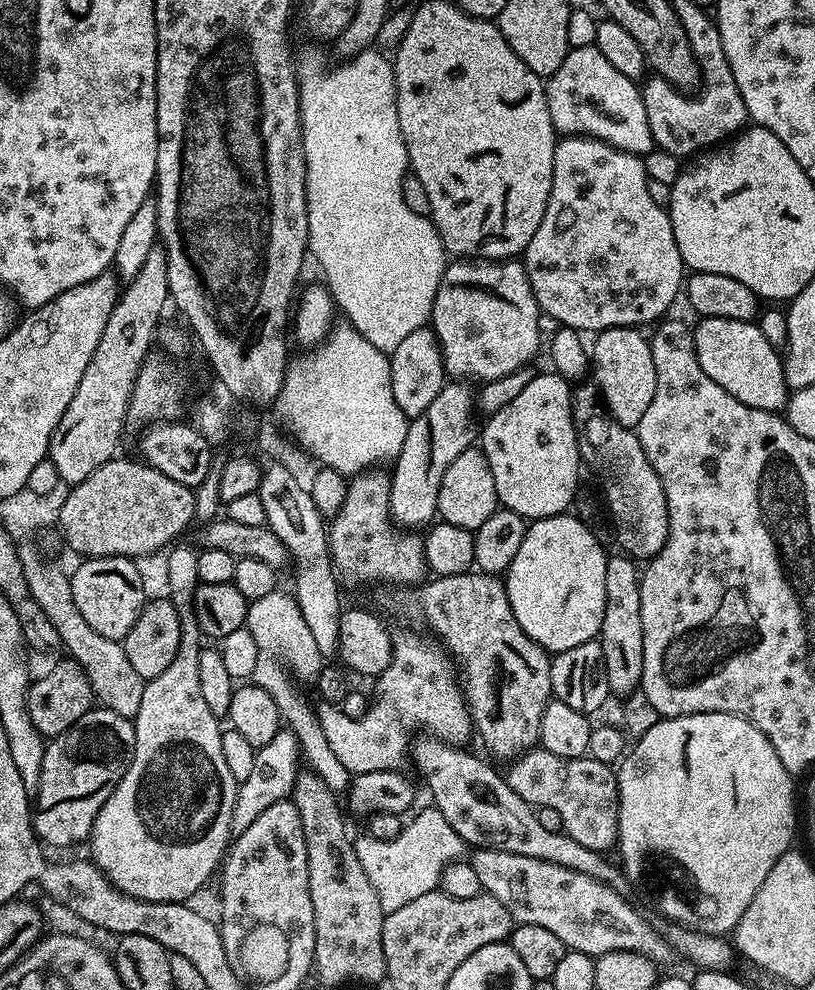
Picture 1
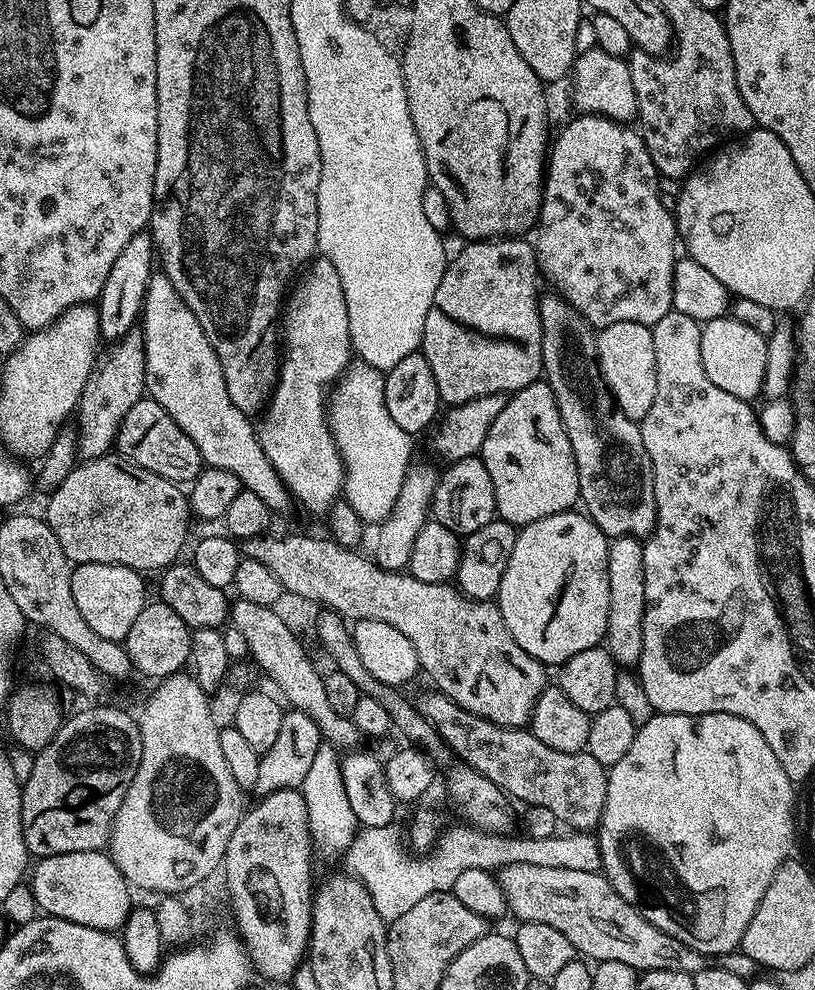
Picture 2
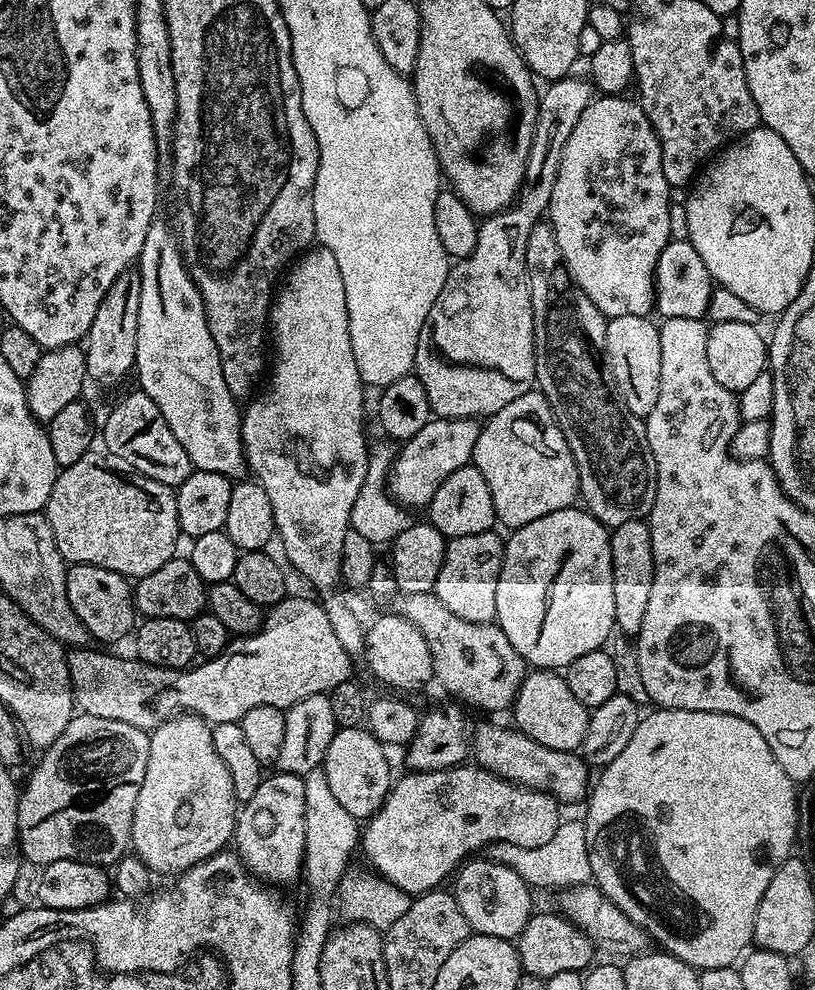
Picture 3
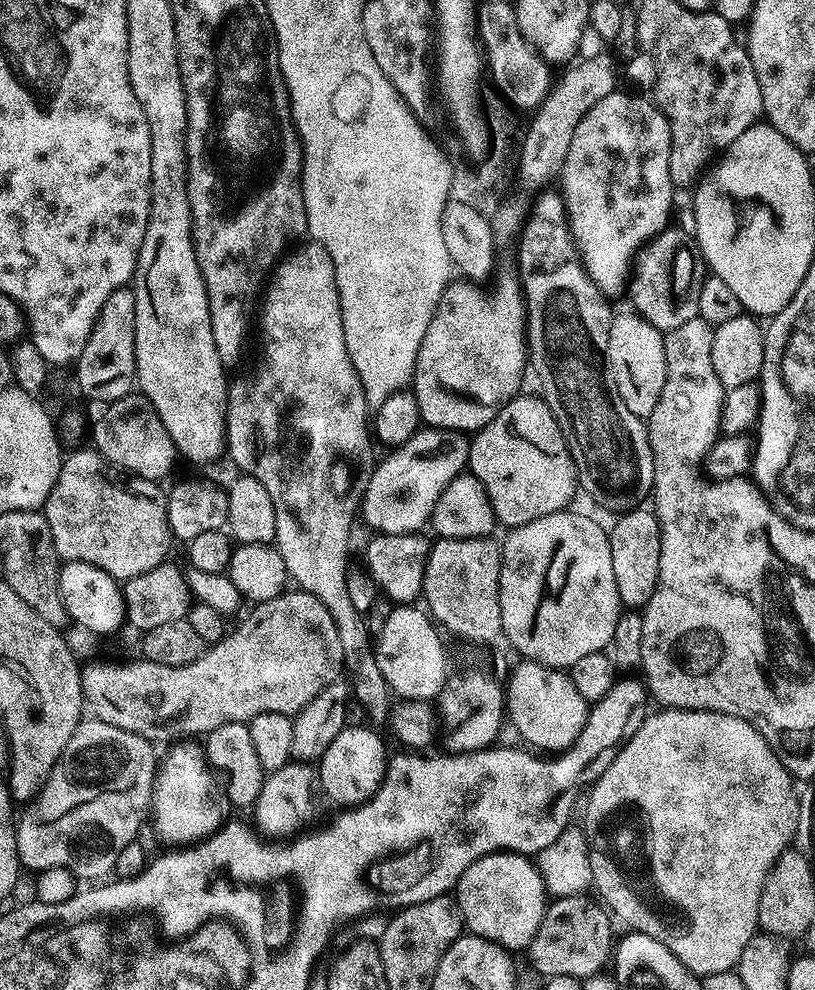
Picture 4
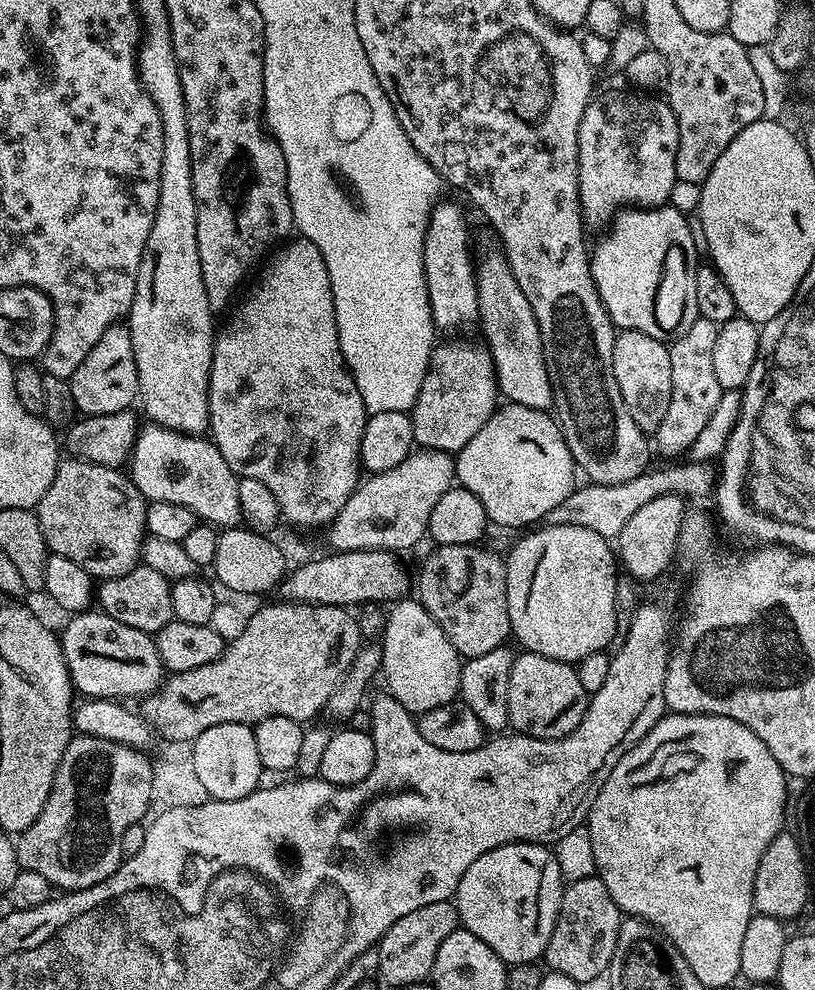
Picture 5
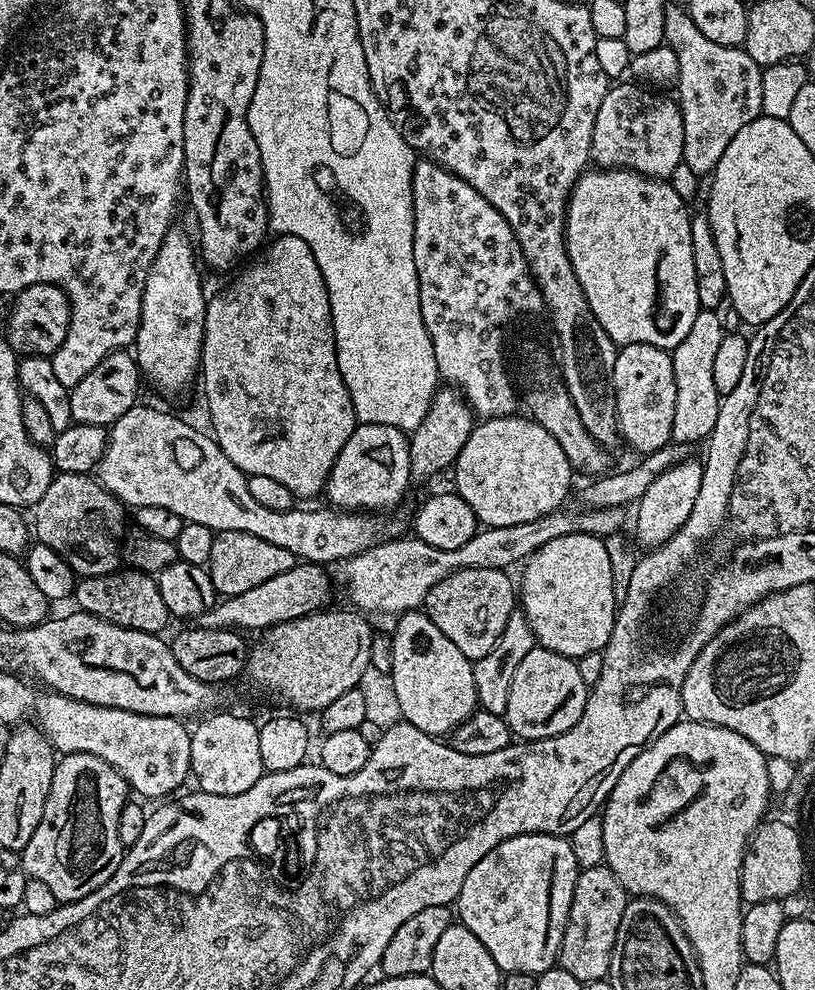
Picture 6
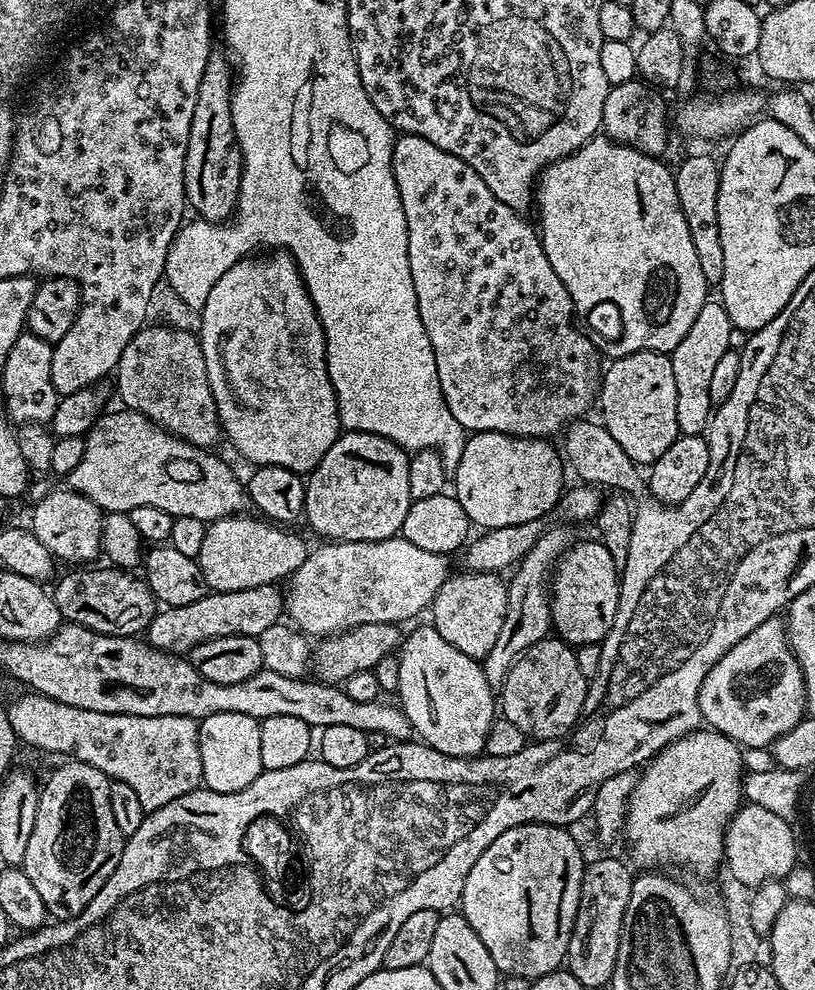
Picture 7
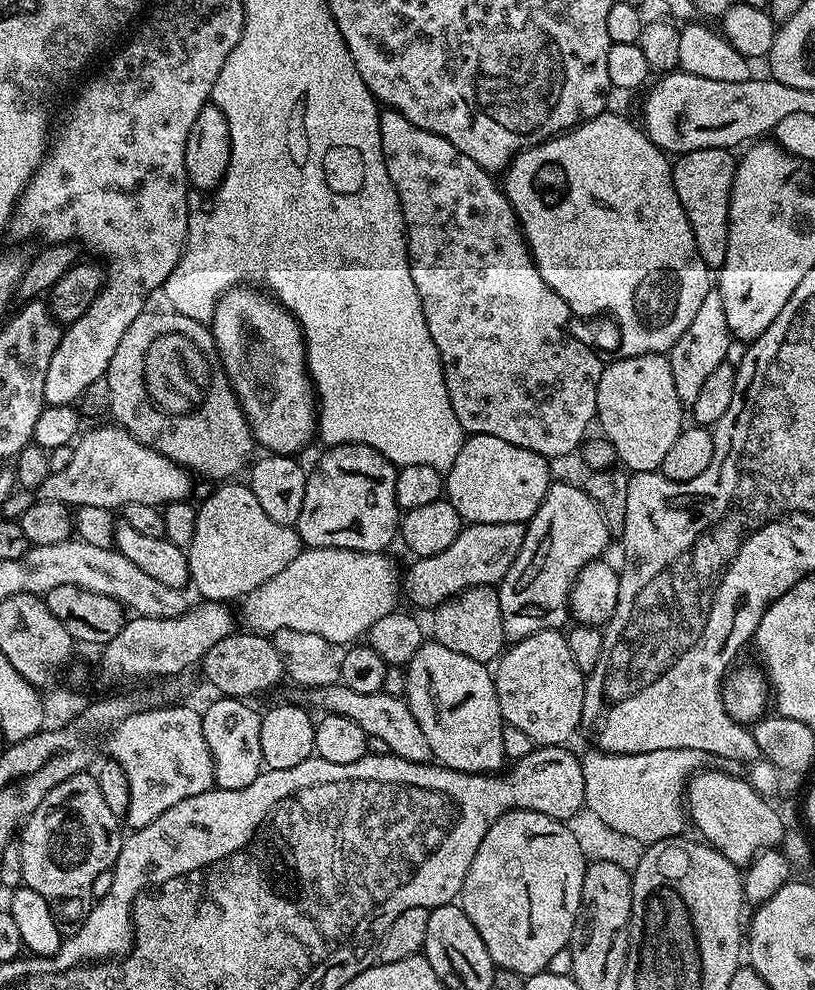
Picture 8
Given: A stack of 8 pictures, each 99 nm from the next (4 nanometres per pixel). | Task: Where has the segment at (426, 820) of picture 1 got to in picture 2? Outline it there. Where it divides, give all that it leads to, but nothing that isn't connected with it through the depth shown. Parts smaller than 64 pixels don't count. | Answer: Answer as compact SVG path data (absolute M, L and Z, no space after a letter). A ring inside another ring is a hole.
M396 826L360 828L354 841L344 852L342 865L345 873L359 880L371 896L378 916L389 924L430 894L451 891L462 870L482 870L495 873L512 863L530 863L537 866L561 867L569 870L600 872L602 856L599 839L591 831L568 830L550 838L534 838L527 834L500 835L481 832L463 826L444 833L424 858L408 856L400 844Z

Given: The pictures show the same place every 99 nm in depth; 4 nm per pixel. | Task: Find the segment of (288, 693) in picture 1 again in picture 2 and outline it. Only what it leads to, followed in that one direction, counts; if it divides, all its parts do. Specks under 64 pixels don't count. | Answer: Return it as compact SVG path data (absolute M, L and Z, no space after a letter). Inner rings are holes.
M321 743L320 749L314 754L310 771L302 778L298 791L306 802L308 829L312 835L312 851L324 860L339 861L344 852L354 841L358 825L354 818L354 809L346 799L346 788L342 786L340 762L342 756L331 744Z

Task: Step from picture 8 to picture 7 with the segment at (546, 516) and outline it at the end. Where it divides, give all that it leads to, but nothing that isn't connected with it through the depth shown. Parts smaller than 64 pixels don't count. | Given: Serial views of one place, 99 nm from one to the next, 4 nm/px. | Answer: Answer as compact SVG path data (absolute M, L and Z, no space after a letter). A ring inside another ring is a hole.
M552 526L545 530L511 573L512 580L510 576L507 581L506 618L502 622L502 631L499 632L490 654L486 654L482 661L486 682L490 682L494 690L499 690L504 685L506 674L510 666L514 666L517 656L521 656L531 644L545 639L553 631L550 592L546 585L555 569L556 561L570 547L568 532L569 529L564 526Z

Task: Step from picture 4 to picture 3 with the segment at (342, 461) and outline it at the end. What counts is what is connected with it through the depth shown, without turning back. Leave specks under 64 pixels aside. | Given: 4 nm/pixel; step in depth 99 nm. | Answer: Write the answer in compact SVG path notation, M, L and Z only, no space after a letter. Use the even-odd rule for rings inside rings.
M319 246L309 247L287 269L283 280L270 305L270 344L276 347L276 365L273 368L271 365L268 389L261 396L253 395L247 401L248 409L243 409L240 418L244 459L247 471L262 485L266 494L270 494L278 540L284 543L289 562L318 591L324 592L322 603L326 618L330 618L330 626L334 626L342 650L346 650L348 656L360 658L364 655L365 621L356 617L355 610L344 601L342 593L335 592L336 584L341 583L342 538L346 538L350 531L350 514L358 490L364 485L370 455L369 445L364 442L366 385L350 346L346 286L342 286L342 270L338 270L334 254Z

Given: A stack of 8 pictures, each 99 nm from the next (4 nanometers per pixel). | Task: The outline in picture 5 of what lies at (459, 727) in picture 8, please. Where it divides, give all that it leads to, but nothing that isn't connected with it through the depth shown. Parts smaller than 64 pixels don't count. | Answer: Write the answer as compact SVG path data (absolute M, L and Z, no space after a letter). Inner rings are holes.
M416 598L397 600L387 609L388 621L382 637L383 652L381 654L382 677L388 683L387 691L407 712L421 714L436 707L451 705L460 695L460 670L462 657L456 651L450 638L434 622L434 618L426 611Z

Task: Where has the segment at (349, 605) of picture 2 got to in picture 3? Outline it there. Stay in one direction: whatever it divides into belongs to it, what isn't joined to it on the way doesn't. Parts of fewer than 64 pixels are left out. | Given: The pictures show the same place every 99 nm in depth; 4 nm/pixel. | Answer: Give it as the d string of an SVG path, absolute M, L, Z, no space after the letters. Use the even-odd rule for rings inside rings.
M435 591L422 594L406 592L396 602L395 615L418 626L418 630L422 630L422 638L426 638L426 646L430 646L435 683L453 692L457 696L453 697L465 705L473 704L488 712L511 709L526 675L526 661L520 657L518 650L514 650L514 646L510 646L510 638L506 638L499 624L466 622L466 618L450 614L450 610L446 610L446 606L442 606L436 597Z

